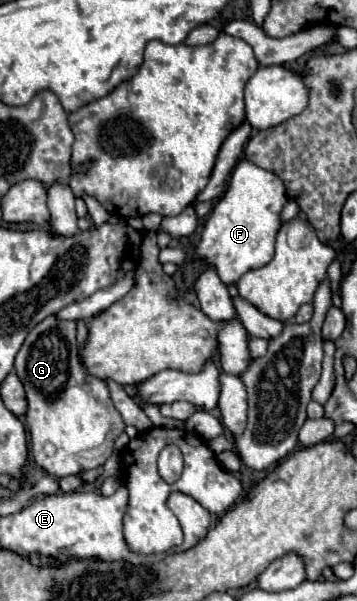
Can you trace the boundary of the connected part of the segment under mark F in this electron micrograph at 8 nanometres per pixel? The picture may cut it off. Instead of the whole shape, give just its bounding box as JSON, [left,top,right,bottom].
[183,159,287,285]

